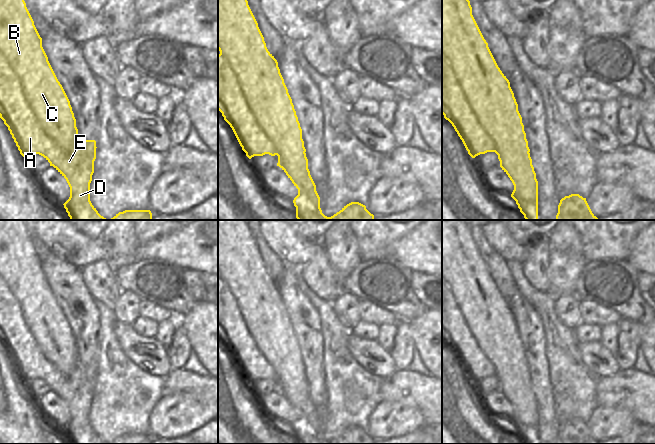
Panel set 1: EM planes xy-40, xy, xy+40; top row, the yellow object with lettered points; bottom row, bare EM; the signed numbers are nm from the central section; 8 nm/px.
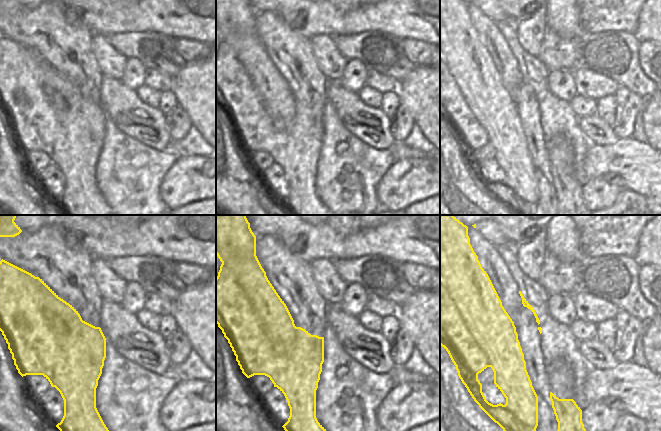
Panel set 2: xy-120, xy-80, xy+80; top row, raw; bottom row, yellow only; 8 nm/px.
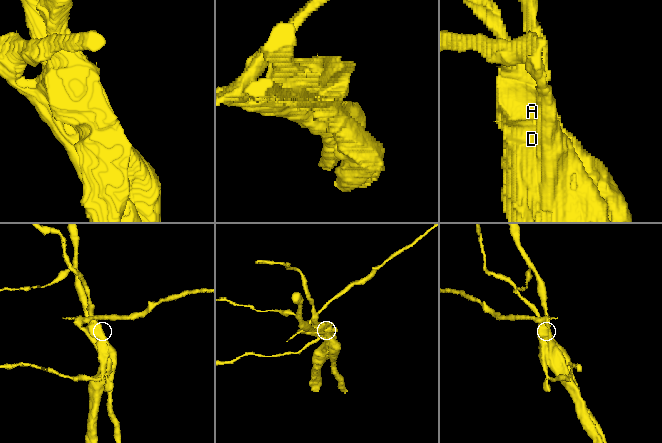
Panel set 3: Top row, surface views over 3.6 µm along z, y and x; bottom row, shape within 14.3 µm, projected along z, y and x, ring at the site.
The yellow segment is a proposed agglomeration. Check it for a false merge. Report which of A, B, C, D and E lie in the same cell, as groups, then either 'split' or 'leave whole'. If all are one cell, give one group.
groups A D E / B C; split

